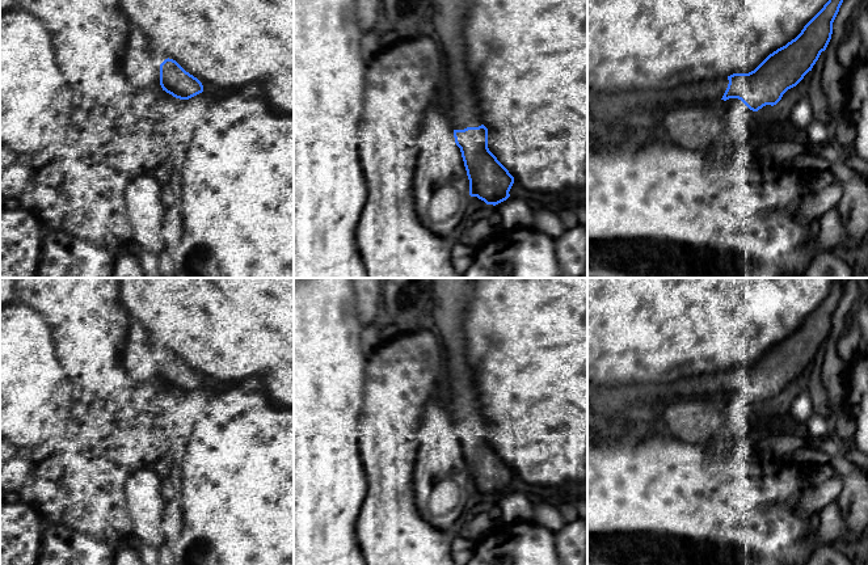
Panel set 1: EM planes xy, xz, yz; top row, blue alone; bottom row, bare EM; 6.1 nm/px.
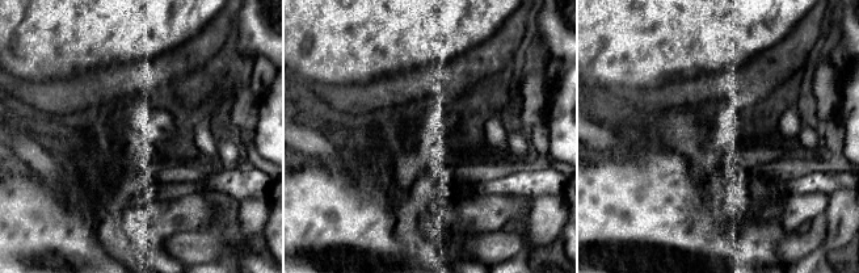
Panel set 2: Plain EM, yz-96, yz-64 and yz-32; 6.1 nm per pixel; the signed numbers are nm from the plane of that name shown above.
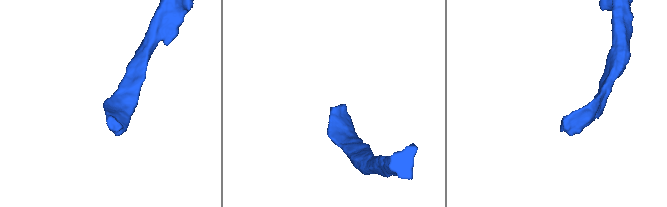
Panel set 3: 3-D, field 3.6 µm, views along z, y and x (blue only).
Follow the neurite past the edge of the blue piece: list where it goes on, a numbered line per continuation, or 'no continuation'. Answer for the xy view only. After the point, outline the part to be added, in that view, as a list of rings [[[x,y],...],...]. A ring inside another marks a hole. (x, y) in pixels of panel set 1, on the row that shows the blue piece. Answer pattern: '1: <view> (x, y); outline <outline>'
no continuation

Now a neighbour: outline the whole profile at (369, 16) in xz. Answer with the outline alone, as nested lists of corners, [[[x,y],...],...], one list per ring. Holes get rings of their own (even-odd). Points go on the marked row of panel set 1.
[[[355,0],[357,21],[367,39],[382,26],[380,7],[382,0]]]

